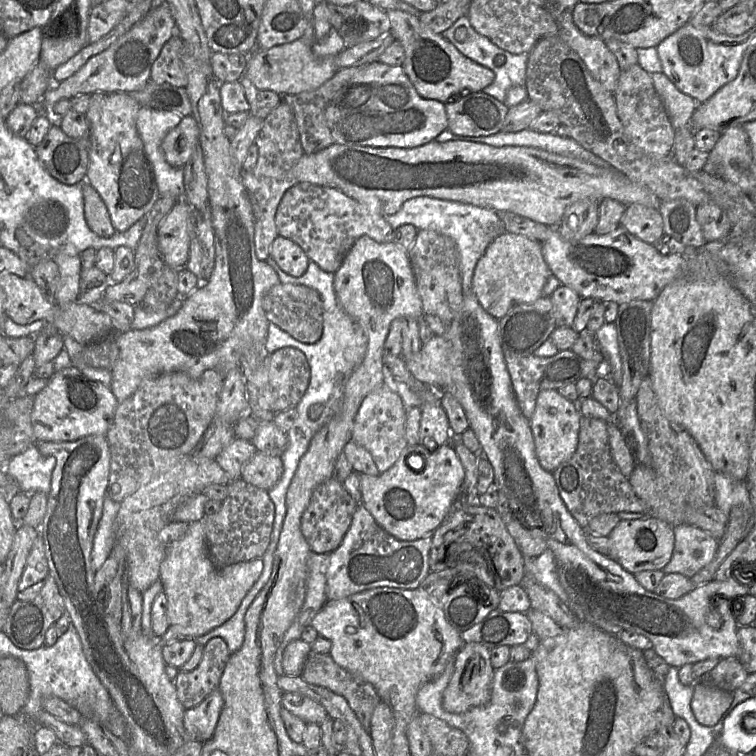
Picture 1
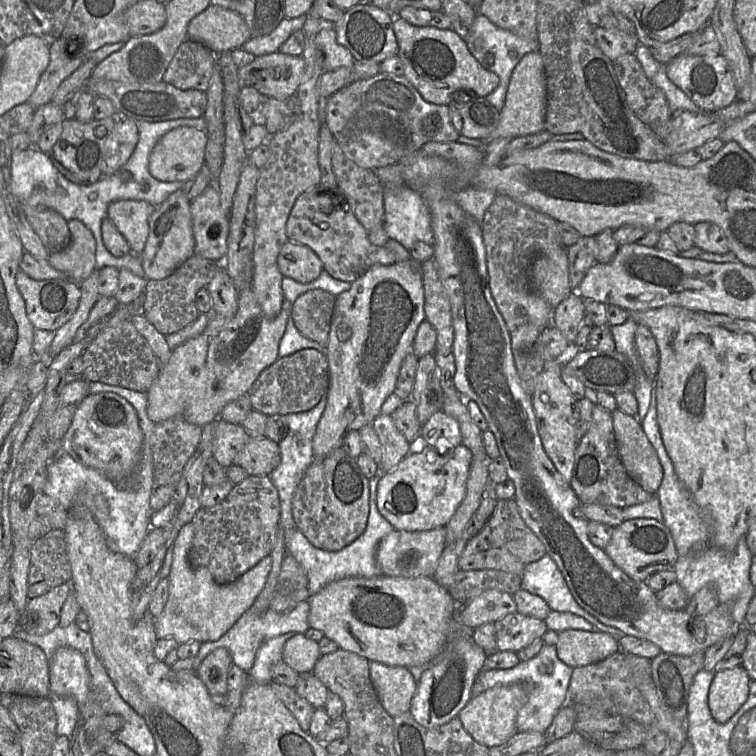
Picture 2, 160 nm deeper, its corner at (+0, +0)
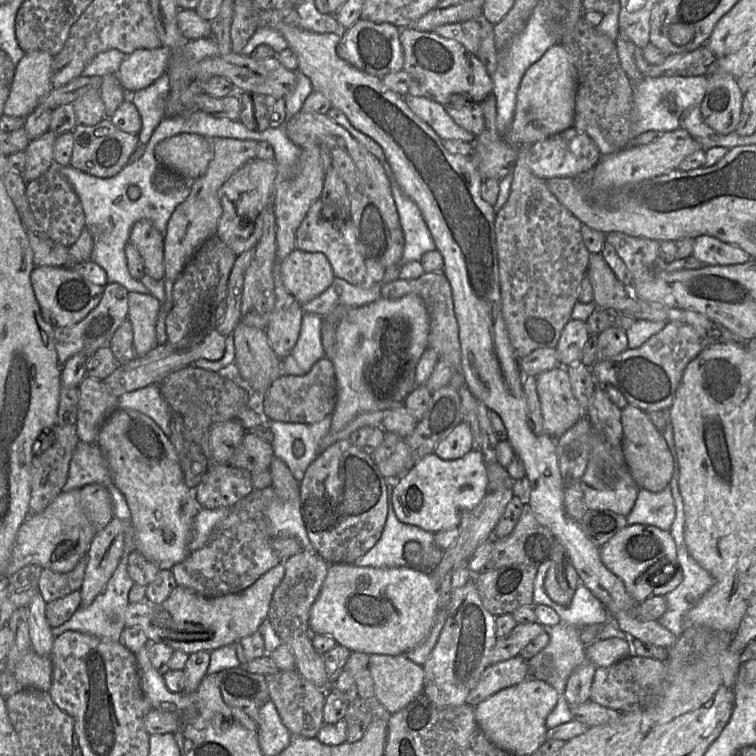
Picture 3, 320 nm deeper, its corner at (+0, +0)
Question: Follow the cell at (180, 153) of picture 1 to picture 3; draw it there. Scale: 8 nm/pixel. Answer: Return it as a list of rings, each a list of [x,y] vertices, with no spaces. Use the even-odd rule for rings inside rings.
[[[182,132],[161,140],[154,155],[160,165],[191,182],[204,174],[213,149],[210,139]]]

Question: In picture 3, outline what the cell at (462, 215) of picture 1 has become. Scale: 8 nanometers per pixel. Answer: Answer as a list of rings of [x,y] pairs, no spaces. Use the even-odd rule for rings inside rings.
[[[386,158],[382,164],[390,181],[404,233],[405,243],[401,263],[420,261],[423,254],[436,249],[435,242],[419,207],[401,190]]]

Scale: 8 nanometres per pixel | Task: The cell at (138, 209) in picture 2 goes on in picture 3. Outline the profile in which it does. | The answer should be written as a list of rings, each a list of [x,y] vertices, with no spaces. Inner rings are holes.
[[[142,219],[133,225],[129,238],[141,257],[145,273],[156,281],[163,281],[163,234],[150,221]]]

